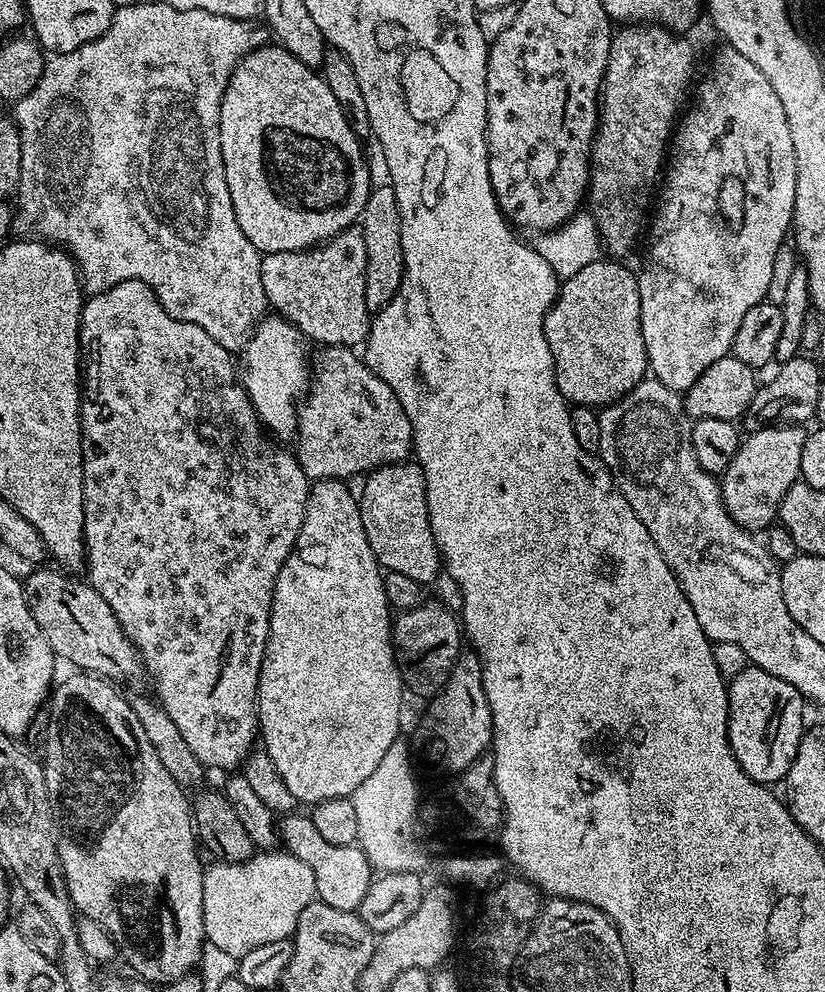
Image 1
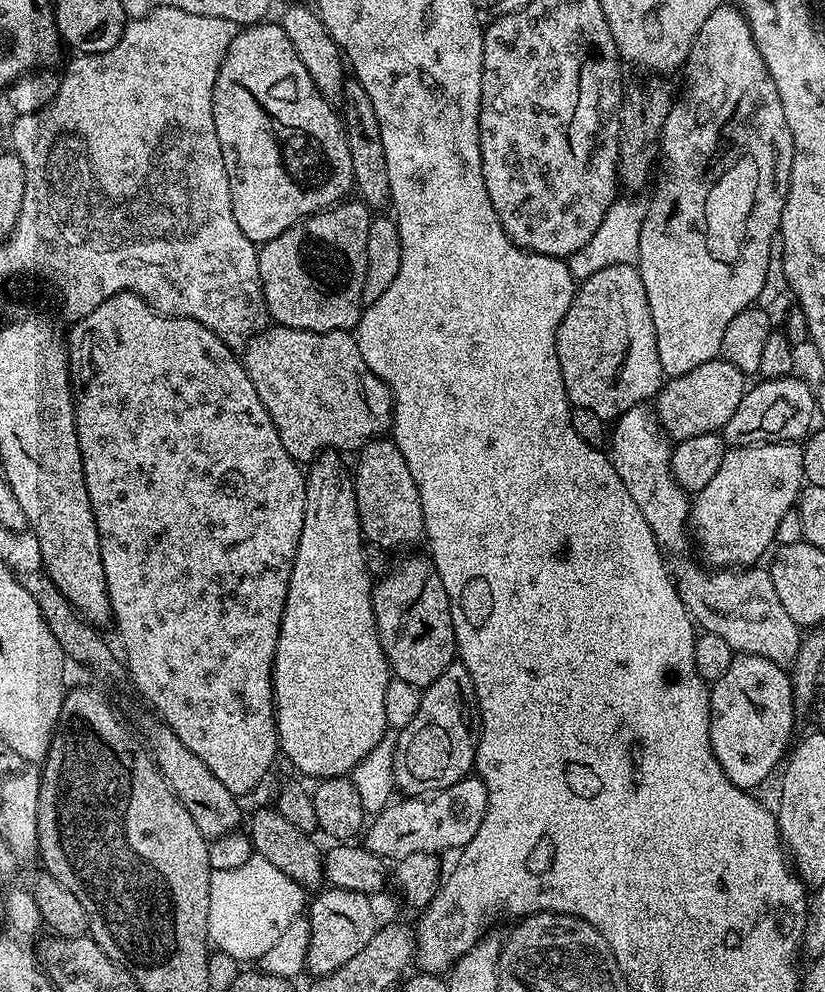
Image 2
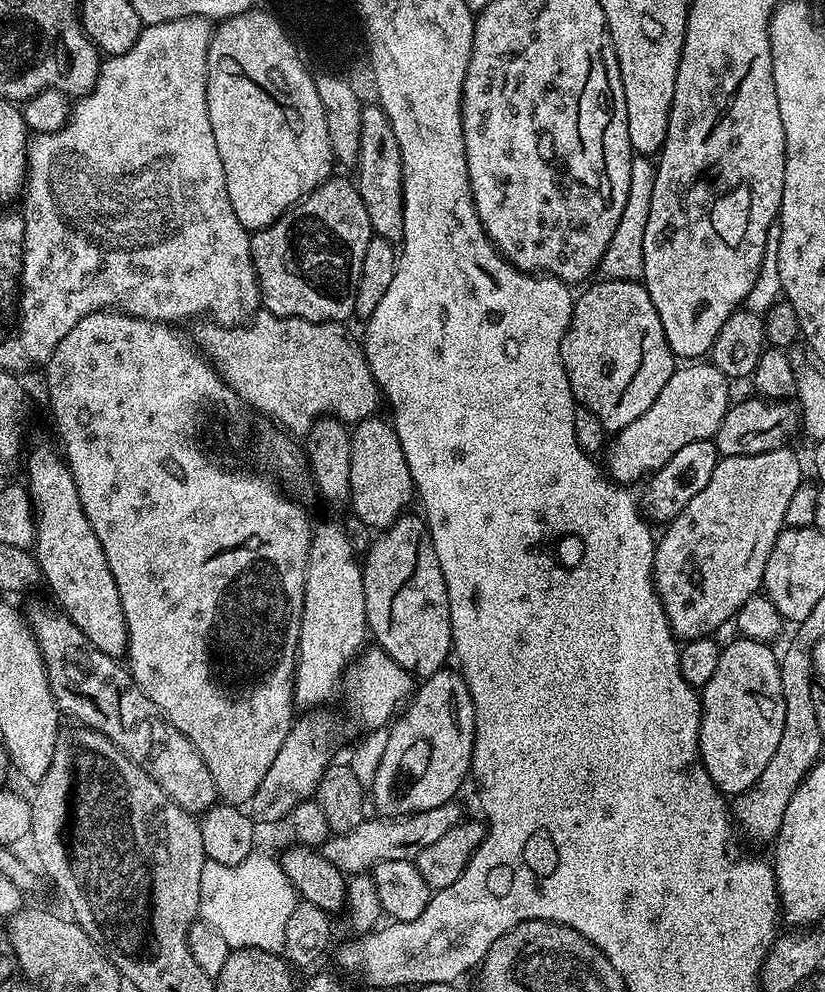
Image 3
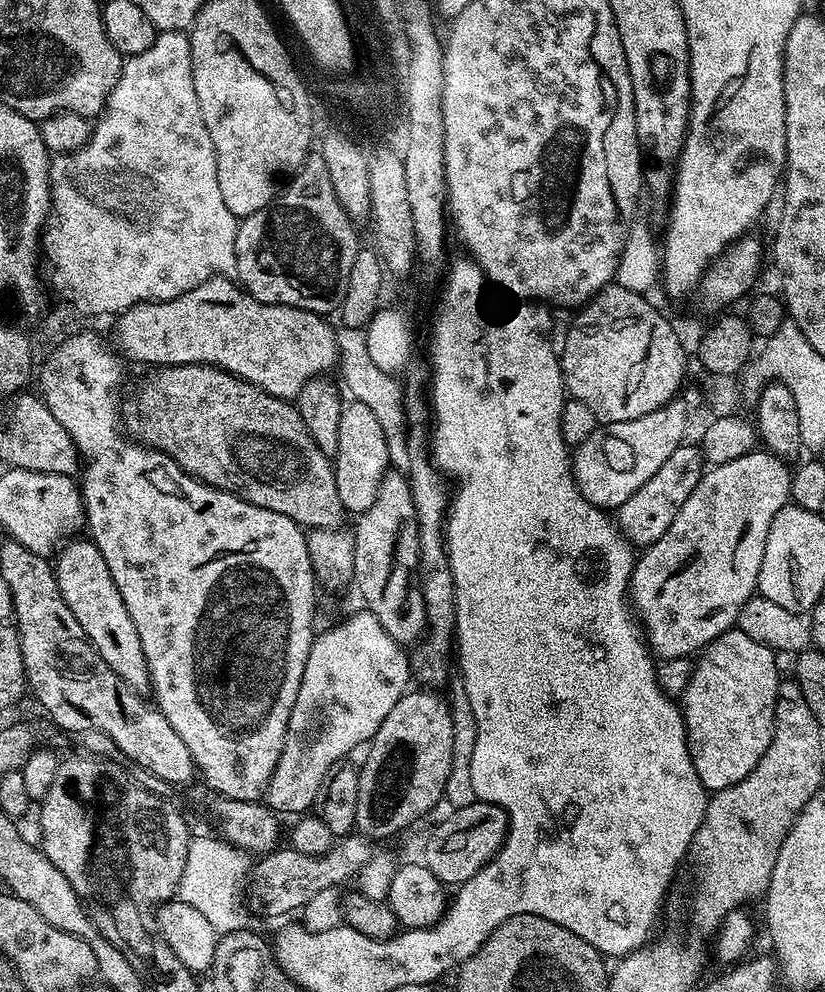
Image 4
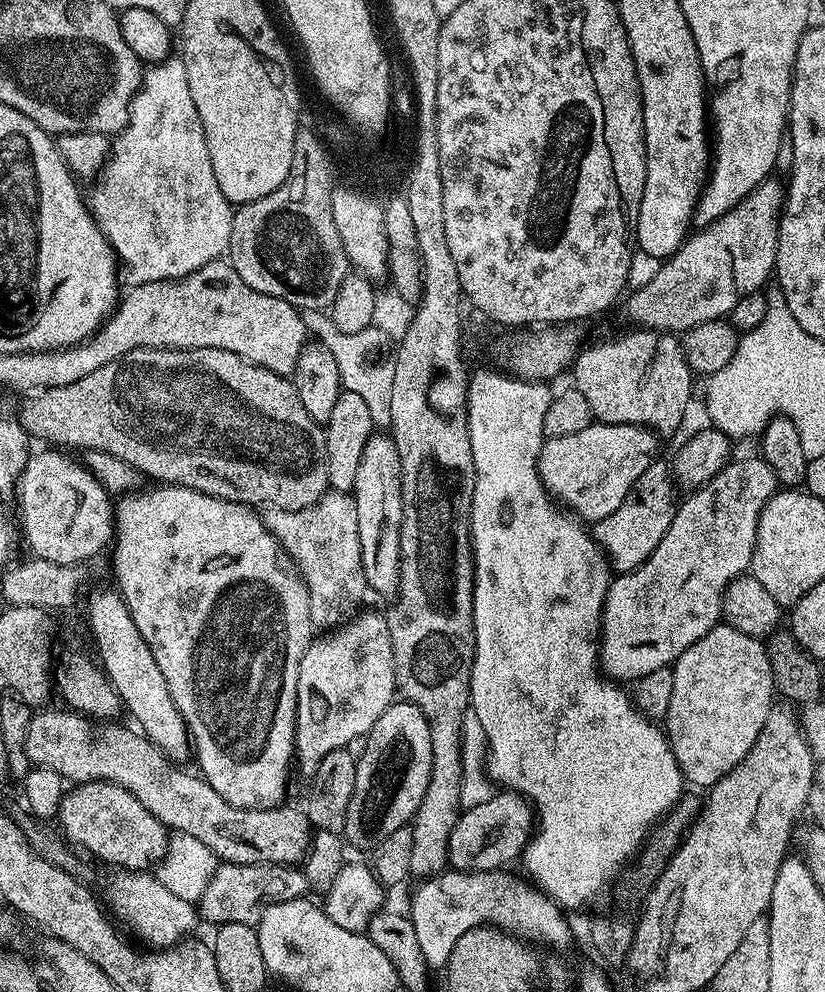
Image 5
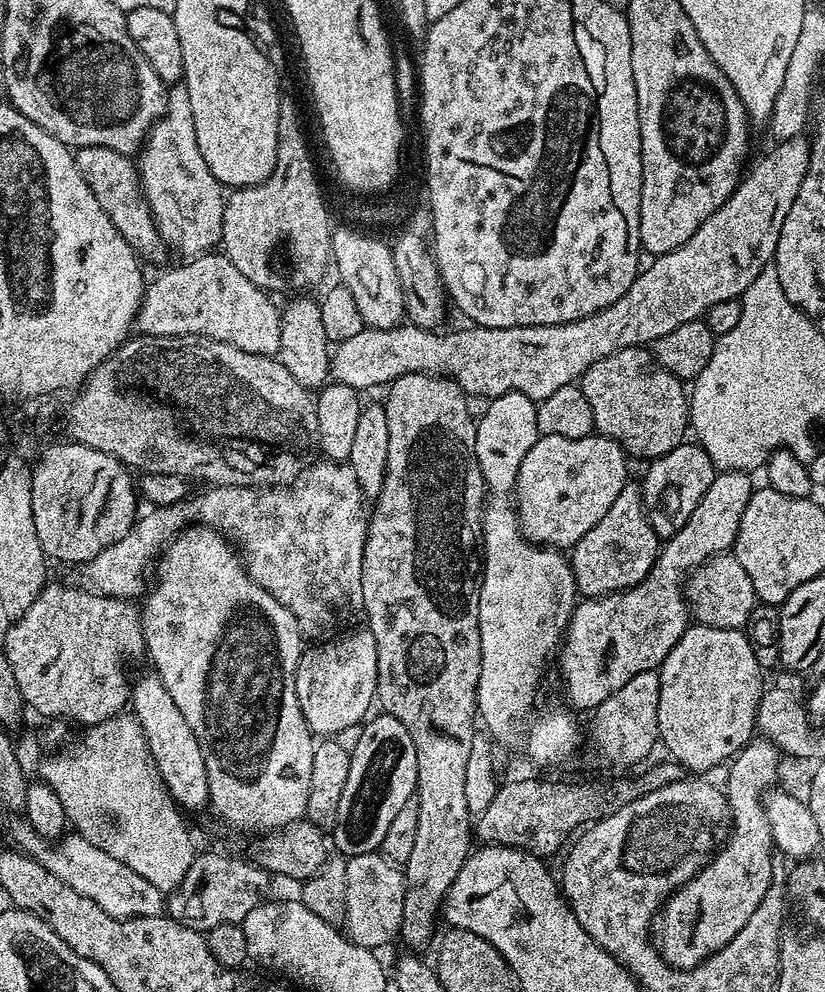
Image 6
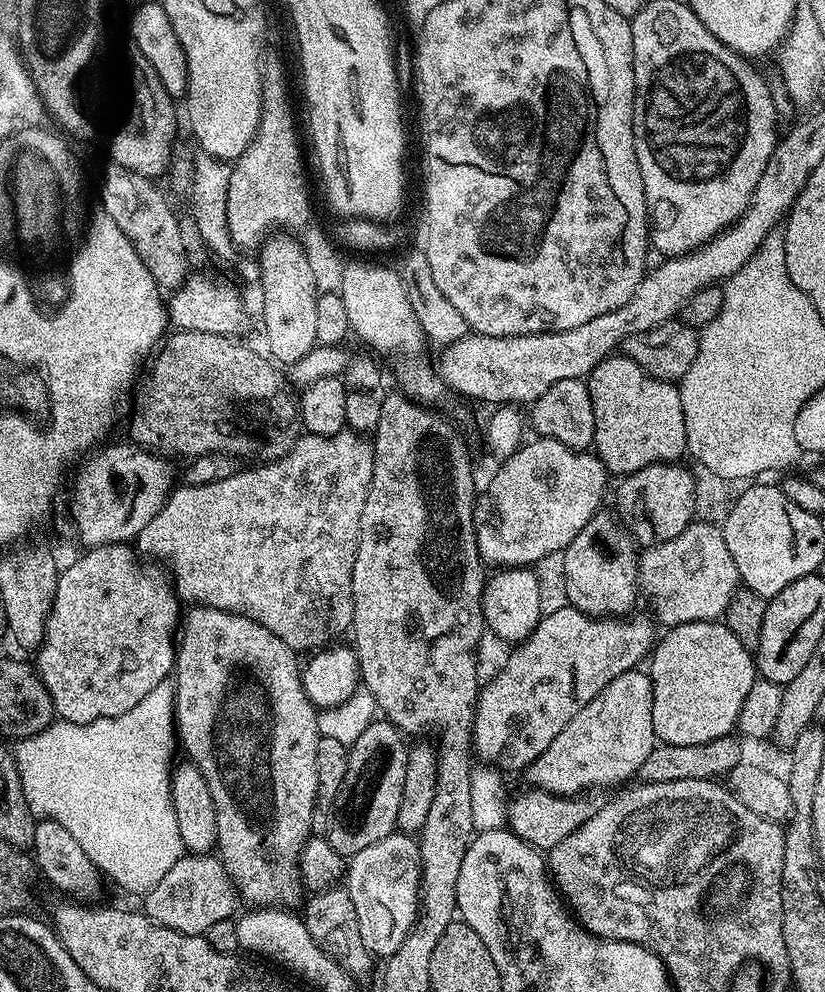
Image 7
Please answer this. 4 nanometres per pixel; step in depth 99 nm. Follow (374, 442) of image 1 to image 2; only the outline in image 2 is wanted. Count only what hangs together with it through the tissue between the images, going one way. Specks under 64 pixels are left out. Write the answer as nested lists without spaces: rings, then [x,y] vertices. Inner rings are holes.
[[[269,326],[248,343],[242,363],[254,382],[254,390],[258,390],[258,398],[262,398],[262,406],[266,406],[274,426],[280,431],[286,454],[298,462],[311,462],[325,450],[355,453],[369,440],[377,439],[387,424],[389,427],[393,423],[392,390],[366,366],[366,358],[362,358],[362,350],[358,350],[351,331],[311,332]]]

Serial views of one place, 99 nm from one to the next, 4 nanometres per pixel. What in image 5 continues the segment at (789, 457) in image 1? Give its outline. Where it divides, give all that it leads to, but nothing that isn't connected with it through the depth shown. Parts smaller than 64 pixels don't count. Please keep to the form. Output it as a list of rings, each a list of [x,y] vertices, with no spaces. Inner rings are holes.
[[[763,458],[755,459],[733,459],[721,472],[714,474],[710,482],[689,491],[685,495],[688,497],[679,501],[670,530],[666,530],[662,542],[654,546],[650,558],[632,572],[621,572],[613,579],[600,619],[600,666],[611,679],[639,682],[642,677],[654,674],[654,670],[675,664],[682,650],[690,650],[702,634],[721,623],[728,584],[751,569],[760,512],[778,491],[768,463]]]

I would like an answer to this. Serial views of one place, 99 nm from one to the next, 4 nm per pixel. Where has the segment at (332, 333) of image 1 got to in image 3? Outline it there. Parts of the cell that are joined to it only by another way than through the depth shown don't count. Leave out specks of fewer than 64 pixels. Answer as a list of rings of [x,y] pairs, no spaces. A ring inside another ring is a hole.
[[[333,178],[319,184],[309,196],[283,212],[269,226],[251,233],[252,265],[256,267],[256,280],[260,283],[262,304],[275,316],[302,318],[318,322],[344,322],[356,311],[358,282],[362,274],[362,257],[373,238],[370,214],[366,214],[366,202],[351,179]]]

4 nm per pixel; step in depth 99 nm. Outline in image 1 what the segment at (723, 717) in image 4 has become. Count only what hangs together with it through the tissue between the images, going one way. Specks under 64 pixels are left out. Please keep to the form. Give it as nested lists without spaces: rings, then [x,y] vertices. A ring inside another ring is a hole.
[[[747,666],[736,677],[727,681],[728,685],[728,744],[732,747],[734,758],[738,758],[738,766],[754,778],[754,782],[776,786],[788,775],[794,762],[794,754],[798,754],[800,739],[804,737],[804,707],[806,701],[790,682],[782,682],[782,678],[774,678],[766,670],[755,666]]]

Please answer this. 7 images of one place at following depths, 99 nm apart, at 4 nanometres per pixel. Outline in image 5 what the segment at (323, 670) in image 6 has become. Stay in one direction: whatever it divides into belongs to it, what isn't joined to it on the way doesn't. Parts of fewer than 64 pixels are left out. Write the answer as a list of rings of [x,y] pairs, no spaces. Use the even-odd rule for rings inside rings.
[[[363,612],[315,637],[299,663],[294,762],[304,778],[316,772],[322,758],[331,750],[347,747],[354,737],[366,736],[395,699],[393,646],[390,645],[387,617],[383,613]]]

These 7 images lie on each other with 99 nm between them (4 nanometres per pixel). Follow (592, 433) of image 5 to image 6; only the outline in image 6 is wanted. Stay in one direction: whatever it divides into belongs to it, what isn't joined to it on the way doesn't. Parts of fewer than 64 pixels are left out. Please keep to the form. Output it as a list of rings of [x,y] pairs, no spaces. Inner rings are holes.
[[[540,436],[522,458],[514,503],[520,532],[532,544],[571,549],[610,510],[614,498],[629,483],[629,457],[624,447],[609,436],[586,438]]]

